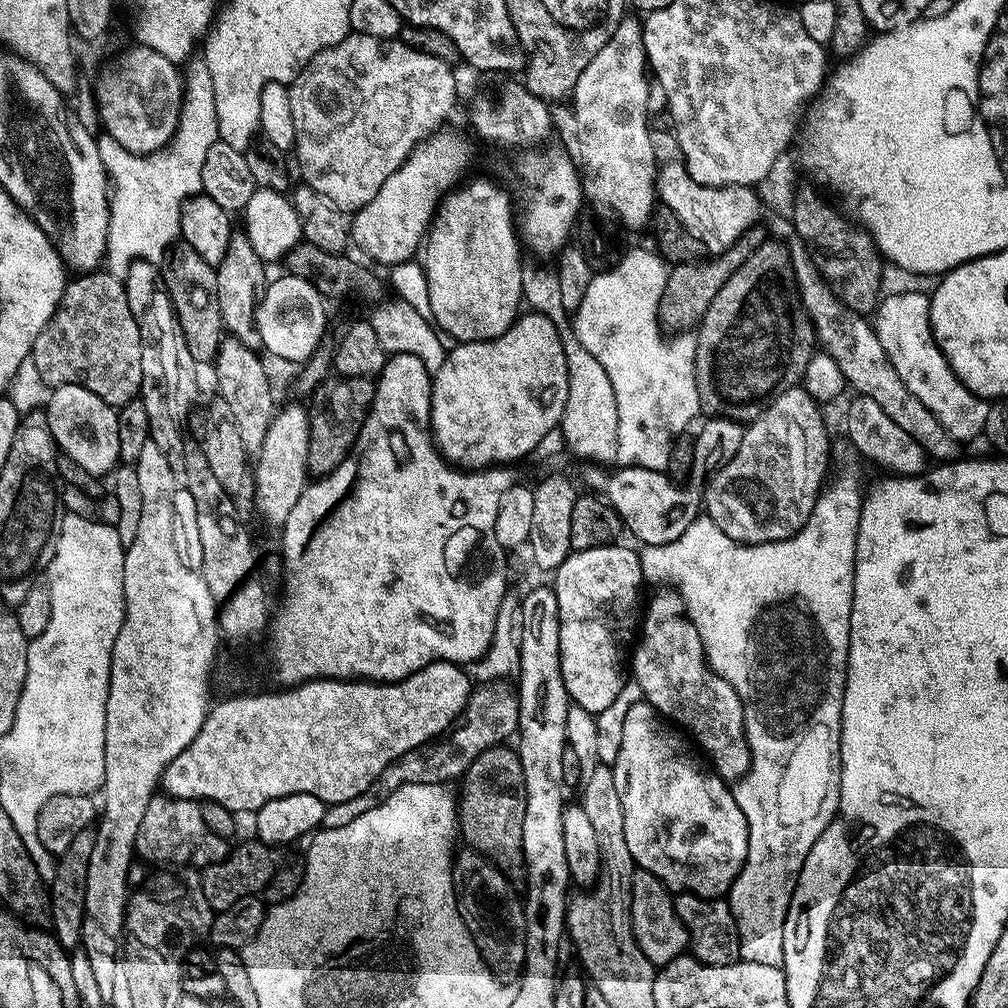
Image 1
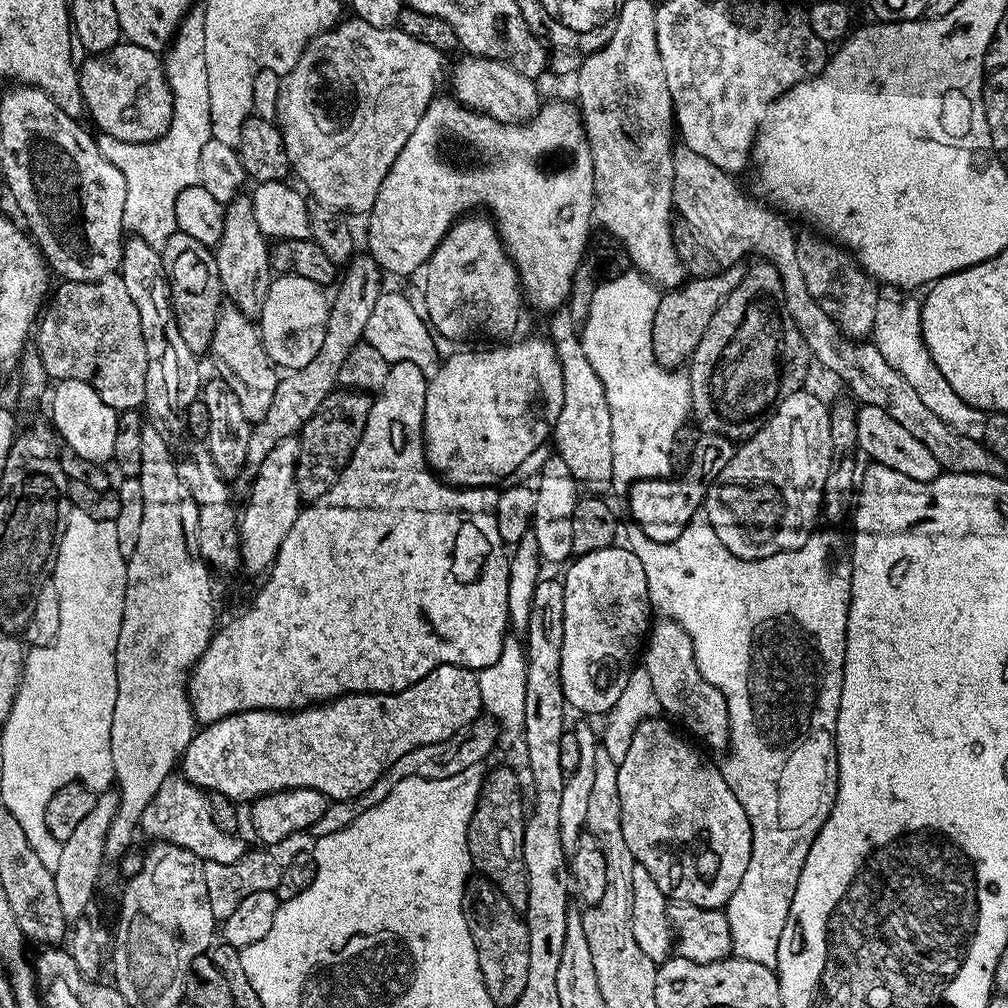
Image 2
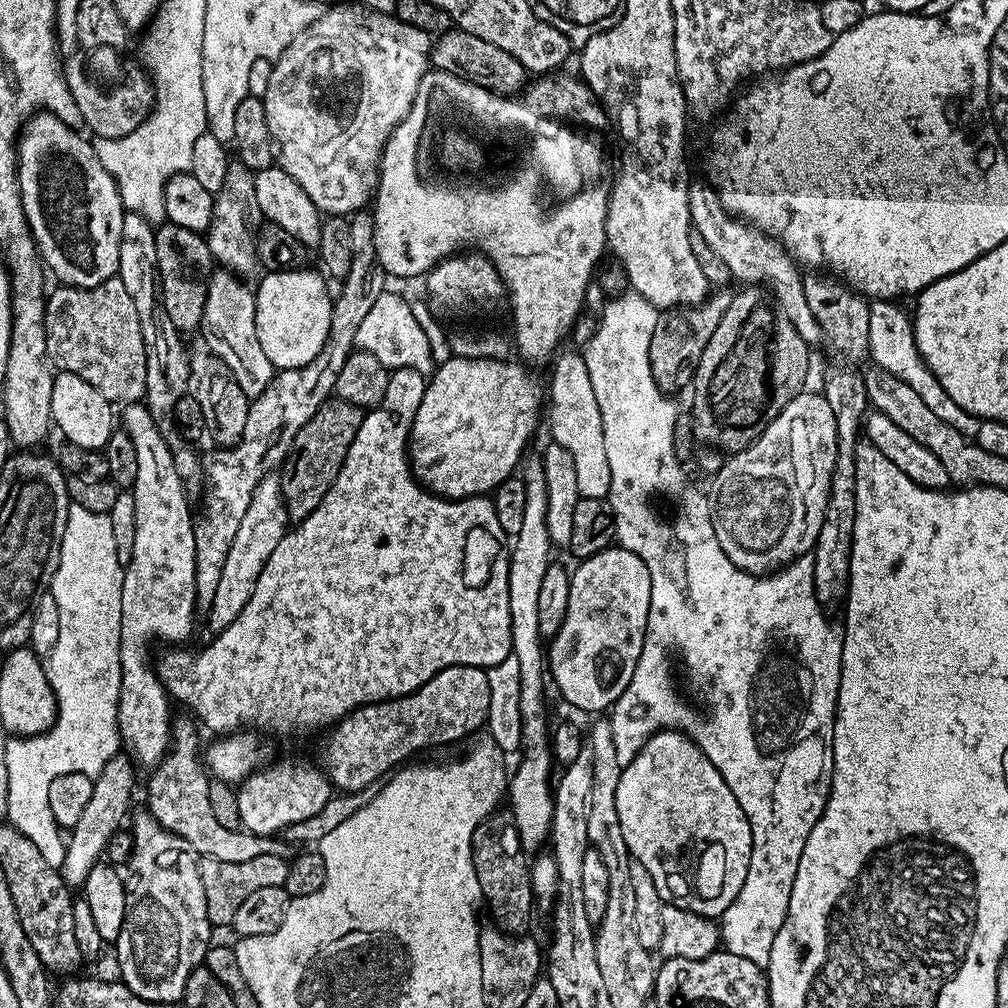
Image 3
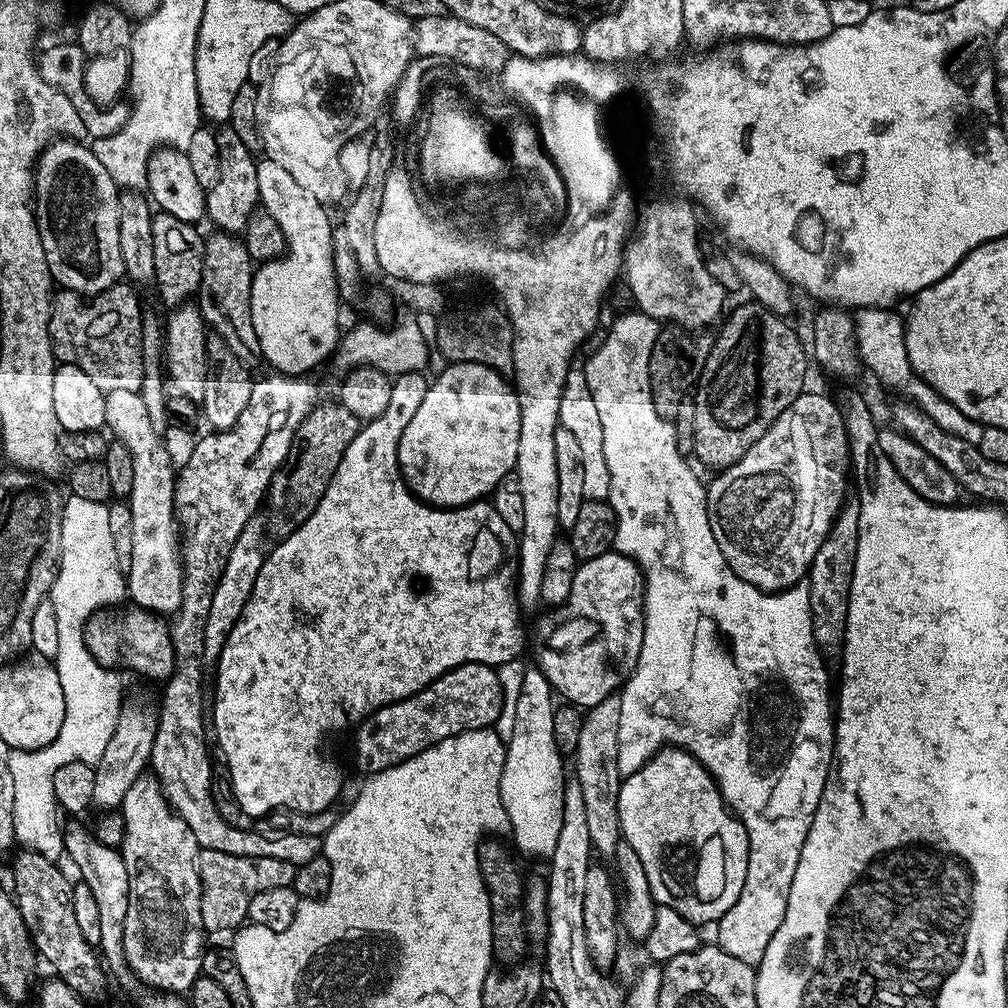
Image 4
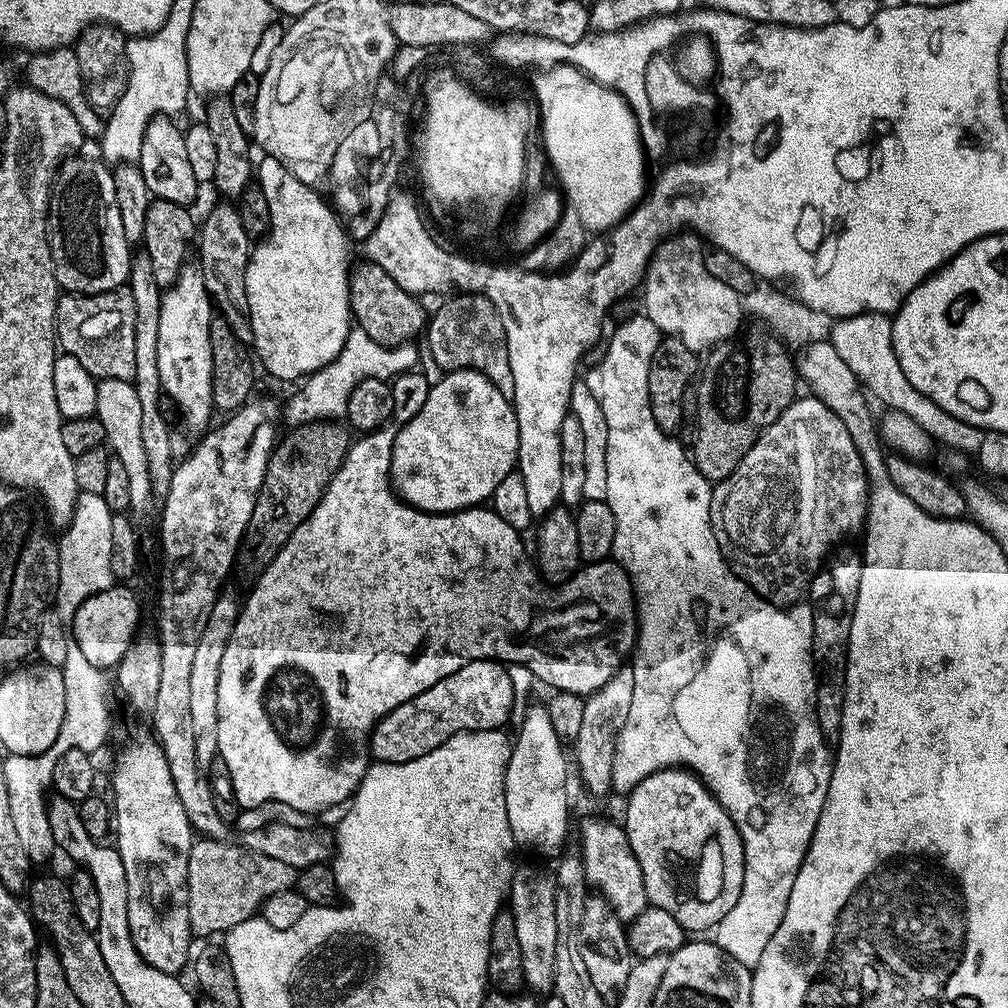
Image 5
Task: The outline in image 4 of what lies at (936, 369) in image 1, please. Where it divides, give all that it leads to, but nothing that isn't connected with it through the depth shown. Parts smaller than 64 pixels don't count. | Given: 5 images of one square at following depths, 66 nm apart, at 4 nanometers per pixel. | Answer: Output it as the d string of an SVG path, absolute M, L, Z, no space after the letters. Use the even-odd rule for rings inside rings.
M861 308L855 313L856 322L856 352L860 356L861 365L869 368L876 376L884 376L884 384L893 388L903 399L909 402L924 402L920 400L932 400L930 415L937 422L949 422L956 420L954 433L963 440L975 441L979 437L981 425L976 421L966 418L962 410L958 410L946 398L936 395L936 391L925 383L916 371L910 366L910 360L906 354L904 345L905 317L896 313L892 308Z

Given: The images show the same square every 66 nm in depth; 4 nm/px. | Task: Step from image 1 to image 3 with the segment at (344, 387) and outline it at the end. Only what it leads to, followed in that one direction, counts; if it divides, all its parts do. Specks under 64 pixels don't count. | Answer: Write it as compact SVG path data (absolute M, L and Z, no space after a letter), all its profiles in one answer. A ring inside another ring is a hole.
M329 398L320 405L314 418L298 430L292 451L283 461L284 472L279 473L280 489L284 491L284 502L293 521L305 520L319 506L322 498L326 498L330 486L338 478L338 470L342 470L342 462L346 462L348 447L354 442L365 415L365 409L339 398Z

